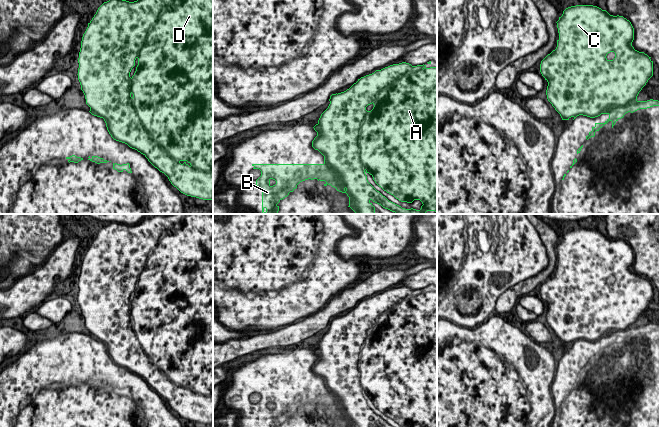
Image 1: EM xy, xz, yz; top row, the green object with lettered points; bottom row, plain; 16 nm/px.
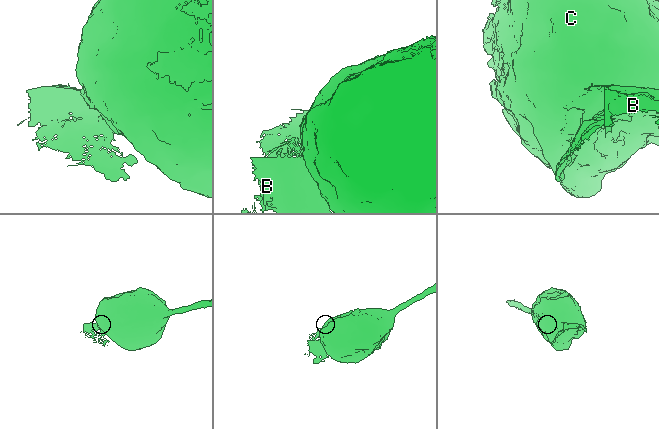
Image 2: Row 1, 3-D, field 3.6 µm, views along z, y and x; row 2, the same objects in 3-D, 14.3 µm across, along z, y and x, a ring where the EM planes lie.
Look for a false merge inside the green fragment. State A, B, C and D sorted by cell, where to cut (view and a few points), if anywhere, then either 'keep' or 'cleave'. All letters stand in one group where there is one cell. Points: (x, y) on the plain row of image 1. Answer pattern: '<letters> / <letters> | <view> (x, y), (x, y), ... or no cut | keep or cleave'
A C D / B | yz (636, 320), (624, 329), (609, 329), (598, 338), (590, 341) | cleave

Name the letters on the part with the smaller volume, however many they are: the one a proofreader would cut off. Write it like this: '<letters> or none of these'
B

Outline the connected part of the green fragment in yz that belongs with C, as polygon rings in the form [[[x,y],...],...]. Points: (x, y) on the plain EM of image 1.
[[[576,229],[566,232],[556,247],[559,257],[557,271],[541,285],[540,296],[548,306],[547,323],[562,344],[569,344],[578,337],[595,341],[609,330],[625,330],[638,320],[653,300],[653,285],[644,276],[634,273],[634,252],[623,240],[610,239],[593,229]]]

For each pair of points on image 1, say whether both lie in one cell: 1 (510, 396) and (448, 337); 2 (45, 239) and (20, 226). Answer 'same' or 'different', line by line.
1: same
2: same

